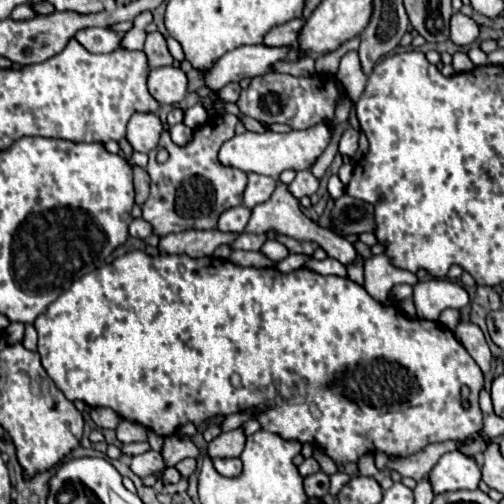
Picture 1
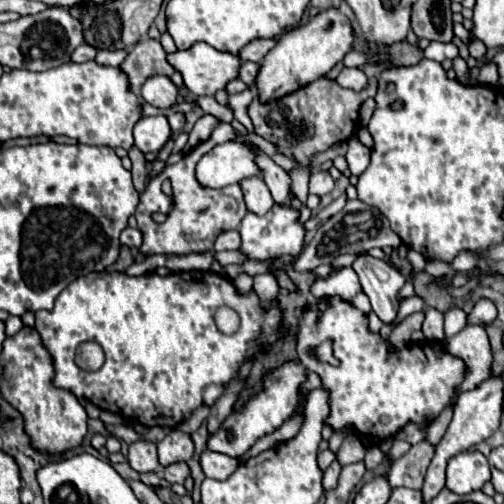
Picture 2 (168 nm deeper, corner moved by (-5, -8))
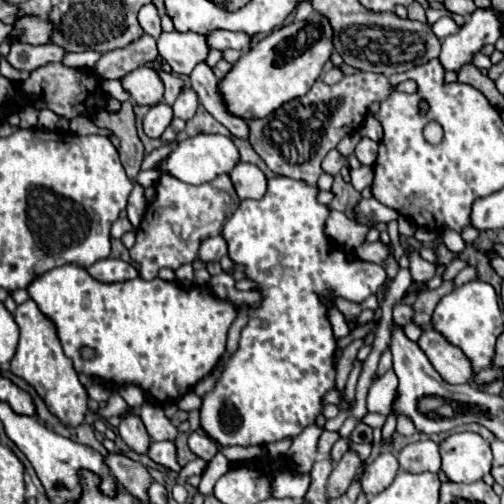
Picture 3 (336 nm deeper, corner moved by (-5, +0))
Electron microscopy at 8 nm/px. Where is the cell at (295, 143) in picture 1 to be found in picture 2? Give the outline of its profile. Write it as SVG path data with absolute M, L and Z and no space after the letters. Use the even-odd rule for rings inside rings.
M225 142L209 150L197 162L195 176L203 188L225 188L243 178L261 174L255 164L255 152L241 142Z

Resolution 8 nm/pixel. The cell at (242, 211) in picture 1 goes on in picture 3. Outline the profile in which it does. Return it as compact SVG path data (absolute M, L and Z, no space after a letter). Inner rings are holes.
M221 234L201 242L201 248L199 248L199 258L201 260L205 260L205 262L221 260L221 256L225 256L225 254L227 254L227 242Z

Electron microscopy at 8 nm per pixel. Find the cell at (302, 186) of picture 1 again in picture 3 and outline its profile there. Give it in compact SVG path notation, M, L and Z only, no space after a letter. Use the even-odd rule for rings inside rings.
M331 150L331 152L325 156L325 160L323 160L321 168L323 168L323 172L325 172L325 174L337 176L343 164L345 164L345 158L343 158L343 156L341 156L337 150Z

